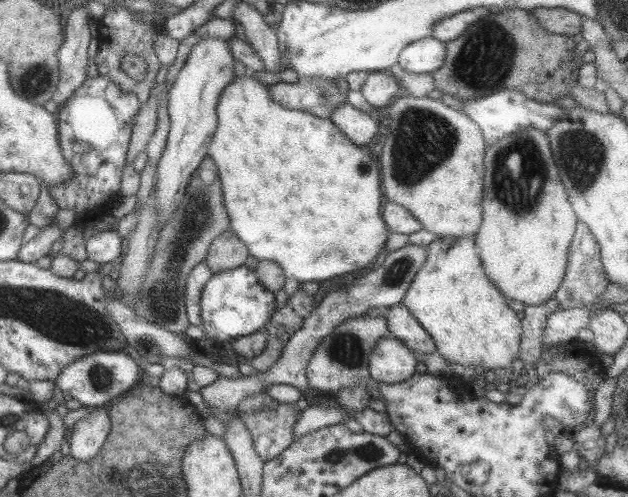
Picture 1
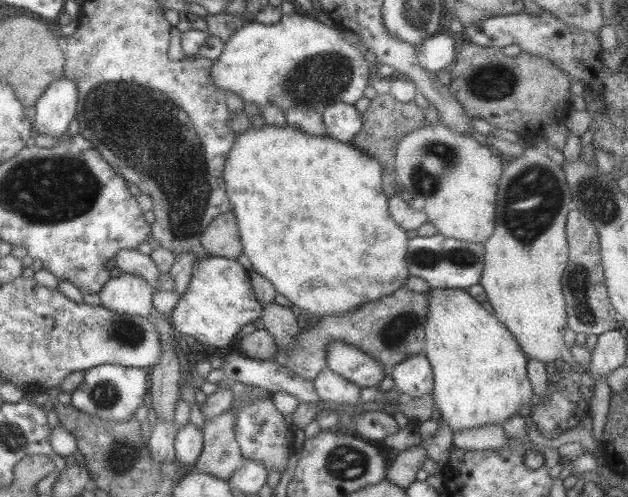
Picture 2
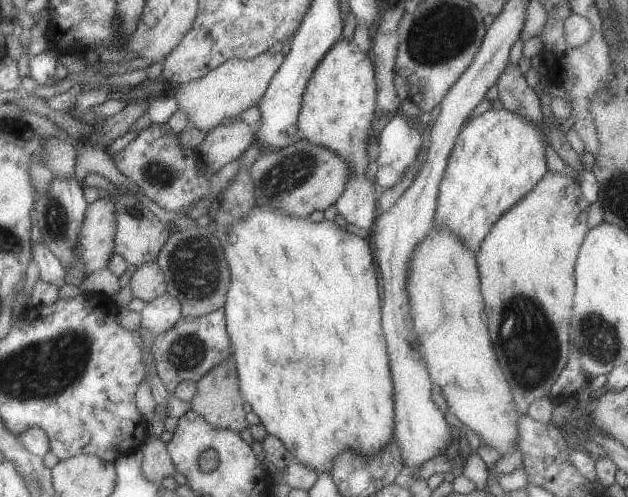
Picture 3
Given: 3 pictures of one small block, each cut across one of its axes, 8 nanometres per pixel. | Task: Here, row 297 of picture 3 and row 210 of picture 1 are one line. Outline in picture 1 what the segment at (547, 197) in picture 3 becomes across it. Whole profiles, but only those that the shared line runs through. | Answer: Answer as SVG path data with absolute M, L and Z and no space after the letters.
M535 127L521 128L503 136L497 143L487 145L483 164L482 221L474 234L474 243L487 279L505 298L519 300L523 305L537 305L553 297L565 274L569 243L571 243L578 218L567 202L563 184L557 176L550 145L545 135Z

